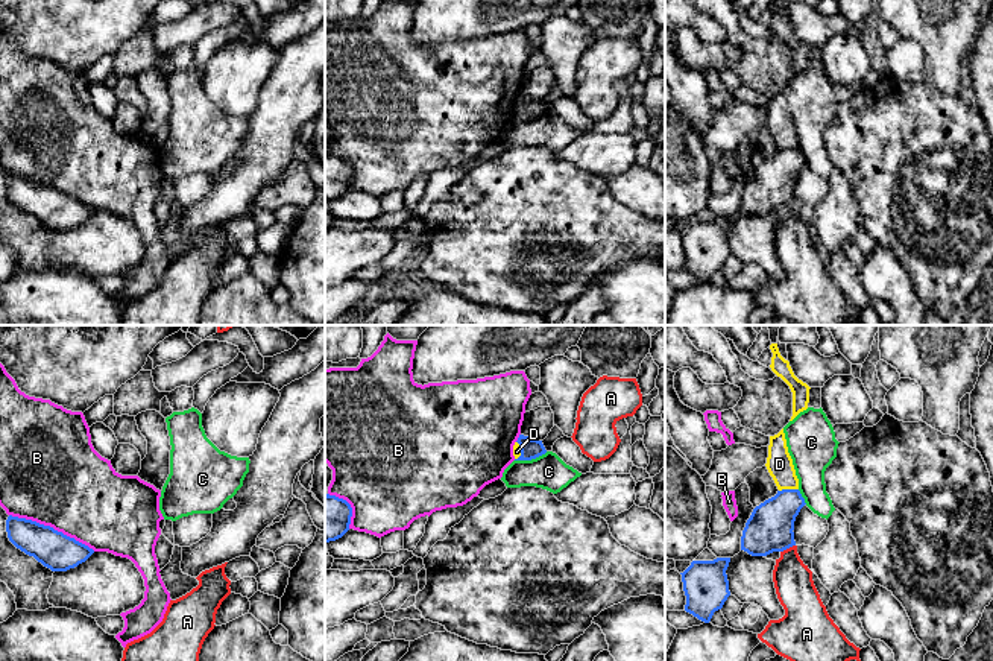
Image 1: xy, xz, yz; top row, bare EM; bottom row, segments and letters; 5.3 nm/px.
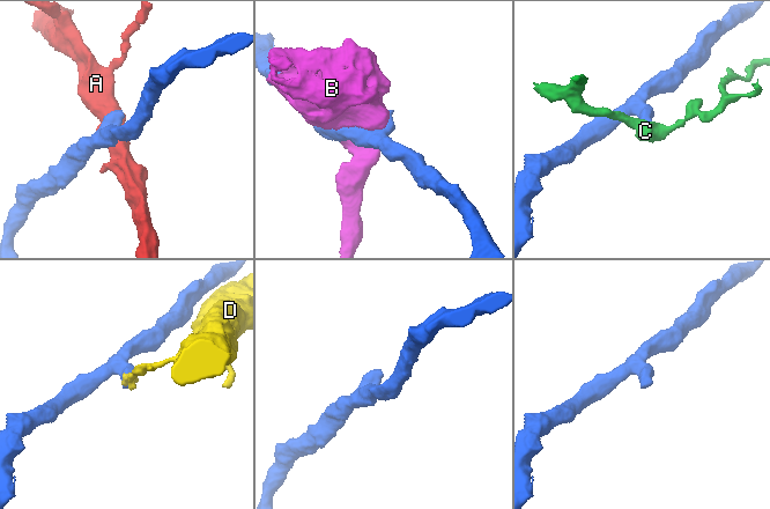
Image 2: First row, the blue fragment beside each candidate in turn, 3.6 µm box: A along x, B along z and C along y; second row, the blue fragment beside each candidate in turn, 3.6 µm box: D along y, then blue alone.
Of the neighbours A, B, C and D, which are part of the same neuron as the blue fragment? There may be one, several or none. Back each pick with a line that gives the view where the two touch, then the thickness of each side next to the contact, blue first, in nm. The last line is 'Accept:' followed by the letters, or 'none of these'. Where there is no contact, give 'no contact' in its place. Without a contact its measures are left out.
Accept: none of these

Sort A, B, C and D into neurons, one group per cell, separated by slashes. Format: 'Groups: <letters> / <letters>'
Groups: A / B / C / D

